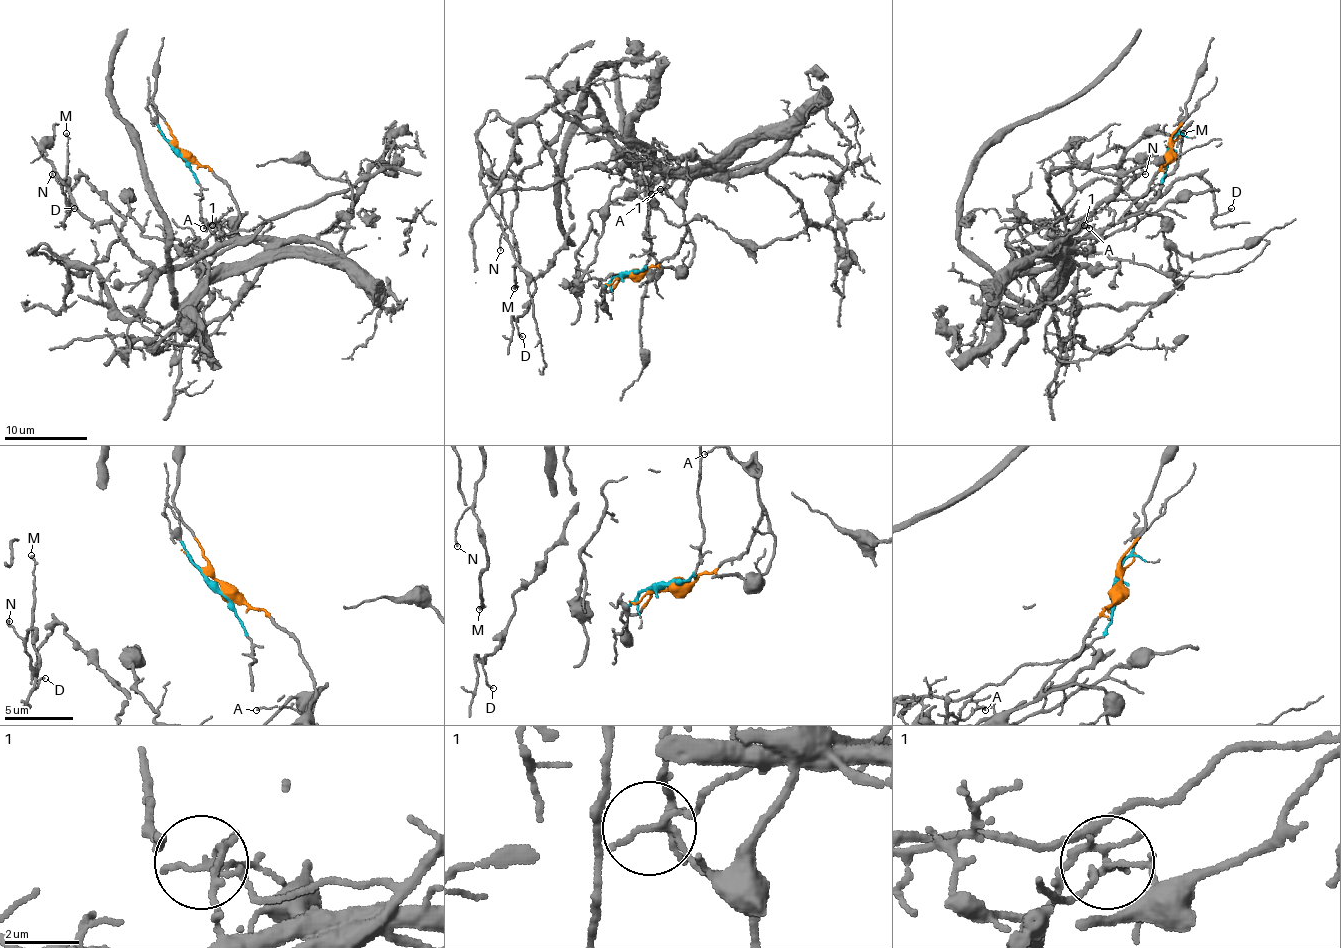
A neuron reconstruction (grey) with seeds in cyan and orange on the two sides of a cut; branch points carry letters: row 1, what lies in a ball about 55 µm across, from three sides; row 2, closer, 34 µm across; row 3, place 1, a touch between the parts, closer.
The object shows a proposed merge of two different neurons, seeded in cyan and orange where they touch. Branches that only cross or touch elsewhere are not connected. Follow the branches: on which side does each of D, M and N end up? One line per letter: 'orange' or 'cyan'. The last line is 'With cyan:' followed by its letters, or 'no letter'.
D: cyan
M: cyan
N: cyan
With cyan: D, M, N

